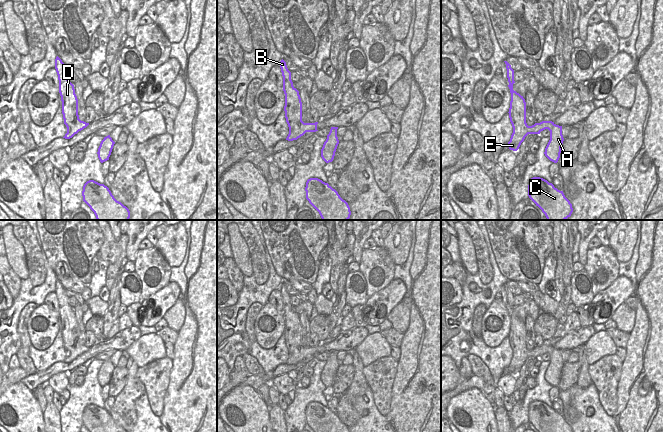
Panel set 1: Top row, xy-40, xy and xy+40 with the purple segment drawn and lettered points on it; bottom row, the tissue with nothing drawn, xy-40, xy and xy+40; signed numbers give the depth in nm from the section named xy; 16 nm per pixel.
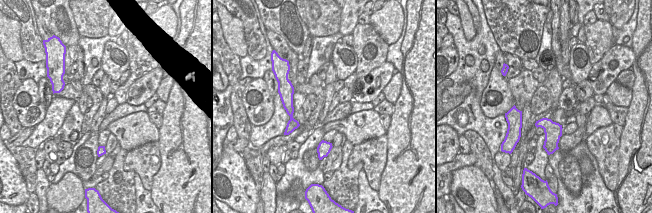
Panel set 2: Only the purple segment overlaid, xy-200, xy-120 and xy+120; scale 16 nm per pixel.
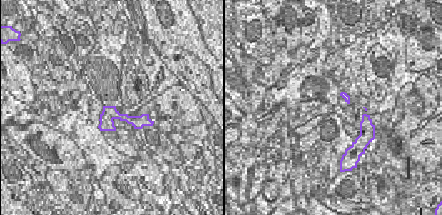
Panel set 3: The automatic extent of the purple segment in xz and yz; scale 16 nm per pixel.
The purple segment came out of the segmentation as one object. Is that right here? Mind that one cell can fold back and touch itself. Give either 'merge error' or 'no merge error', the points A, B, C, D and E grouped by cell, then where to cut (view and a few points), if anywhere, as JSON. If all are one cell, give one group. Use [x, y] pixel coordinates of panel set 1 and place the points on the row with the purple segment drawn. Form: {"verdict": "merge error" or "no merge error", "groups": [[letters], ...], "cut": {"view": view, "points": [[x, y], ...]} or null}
{"verdict": "no merge error", "groups": [["A", "B", "C", "D", "E"]], "cut": null}

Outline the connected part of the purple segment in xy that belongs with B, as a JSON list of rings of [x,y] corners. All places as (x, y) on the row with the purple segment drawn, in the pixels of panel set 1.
[[[280,61],[280,68],[283,76],[283,91],[285,94],[285,118],[289,127],[288,141],[297,140],[306,132],[316,132],[317,124],[304,123],[302,121],[302,102],[299,91],[293,86],[291,72],[288,70],[286,62]]]

